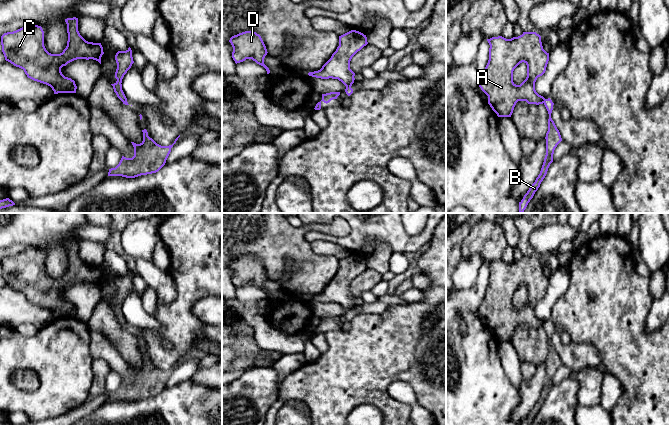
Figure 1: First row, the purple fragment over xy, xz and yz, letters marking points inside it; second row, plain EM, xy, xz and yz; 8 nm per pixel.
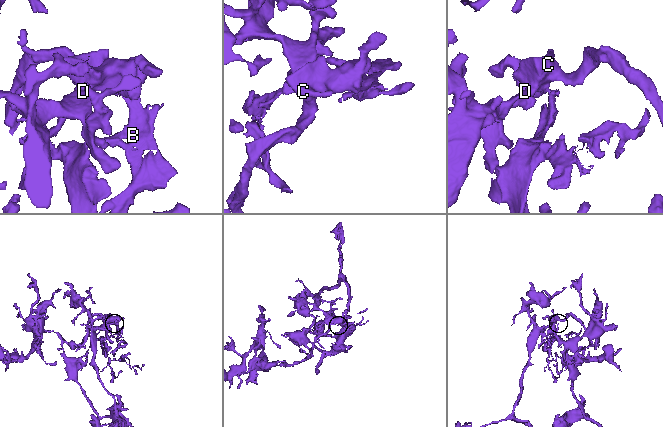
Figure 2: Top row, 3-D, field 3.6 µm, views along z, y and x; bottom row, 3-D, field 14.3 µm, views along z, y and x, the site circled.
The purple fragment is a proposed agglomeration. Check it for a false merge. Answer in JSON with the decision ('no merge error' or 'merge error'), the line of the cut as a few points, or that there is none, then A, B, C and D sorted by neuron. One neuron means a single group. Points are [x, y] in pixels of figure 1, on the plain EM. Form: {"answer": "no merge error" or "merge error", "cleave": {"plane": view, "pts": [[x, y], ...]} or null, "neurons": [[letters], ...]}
{"answer": "merge error", "cleave": {"plane": "yz", "pts": [[546, 323], [543, 326]]}, "neurons": [["A", "C", "D"], ["B"]]}

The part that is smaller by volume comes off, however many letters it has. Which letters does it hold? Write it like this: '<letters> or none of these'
B

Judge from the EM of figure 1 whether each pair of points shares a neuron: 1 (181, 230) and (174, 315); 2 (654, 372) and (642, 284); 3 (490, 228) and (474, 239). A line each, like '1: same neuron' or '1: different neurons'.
1: same neuron
2: same neuron
3: same neuron

